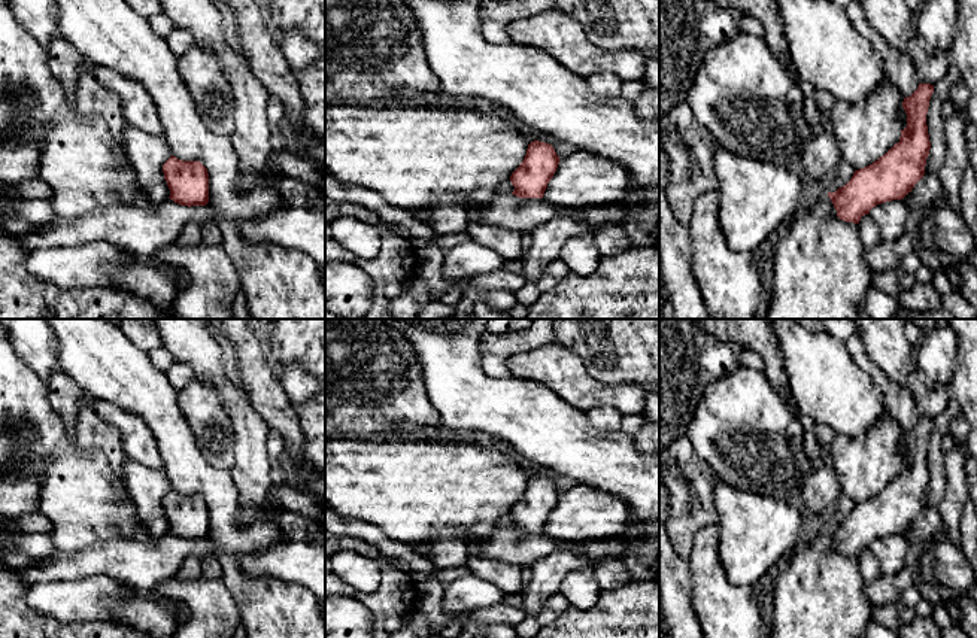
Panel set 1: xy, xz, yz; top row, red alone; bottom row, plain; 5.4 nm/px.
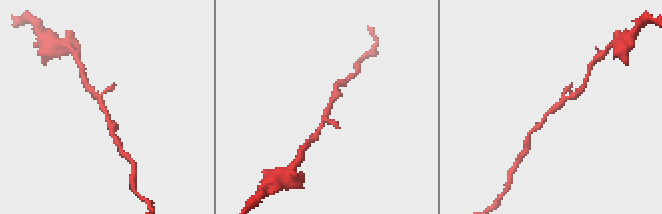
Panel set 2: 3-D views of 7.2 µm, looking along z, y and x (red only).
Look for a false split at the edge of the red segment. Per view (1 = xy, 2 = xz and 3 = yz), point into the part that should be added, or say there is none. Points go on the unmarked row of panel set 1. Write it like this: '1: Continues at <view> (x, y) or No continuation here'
1: No continuation here
2: No continuation here
3: No continuation here

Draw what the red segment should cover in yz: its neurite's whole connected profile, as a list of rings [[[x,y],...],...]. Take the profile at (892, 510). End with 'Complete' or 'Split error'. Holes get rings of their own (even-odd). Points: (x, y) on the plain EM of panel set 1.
[[[919,417],[902,435],[907,461],[899,476],[873,498],[855,504],[844,520],[828,526],[841,555],[859,558],[877,538],[902,534],[923,511],[931,483],[926,447],[932,426],[934,419]]]. Complete

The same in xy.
[[[170,490],[163,499],[170,534],[180,540],[206,540],[209,537],[209,507],[200,495],[182,495]]]. Complete

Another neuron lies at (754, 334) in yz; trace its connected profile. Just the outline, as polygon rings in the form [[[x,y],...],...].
[[[686,319],[717,340],[756,352],[764,359],[764,373],[771,386],[791,394],[785,359],[770,325],[764,319]]]

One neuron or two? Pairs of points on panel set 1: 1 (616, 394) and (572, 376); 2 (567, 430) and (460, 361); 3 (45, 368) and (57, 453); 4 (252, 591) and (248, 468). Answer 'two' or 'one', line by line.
1: one
2: one
3: two
4: two

